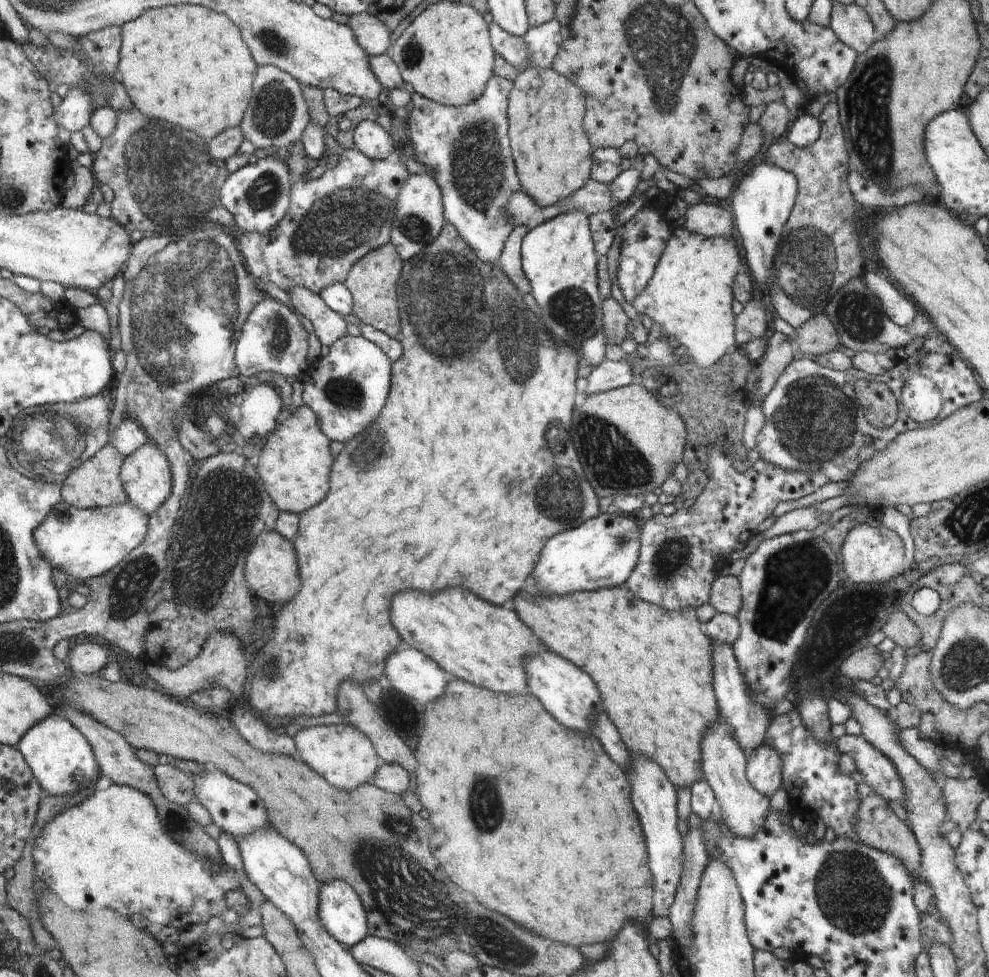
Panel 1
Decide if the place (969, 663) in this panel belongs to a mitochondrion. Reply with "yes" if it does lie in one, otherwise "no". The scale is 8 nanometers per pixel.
yes

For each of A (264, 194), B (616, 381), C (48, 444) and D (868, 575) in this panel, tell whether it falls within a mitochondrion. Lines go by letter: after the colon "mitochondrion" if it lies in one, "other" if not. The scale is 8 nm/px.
A: mitochondrion
B: other
C: mitochondrion
D: other

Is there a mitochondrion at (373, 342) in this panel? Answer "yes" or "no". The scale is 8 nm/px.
no

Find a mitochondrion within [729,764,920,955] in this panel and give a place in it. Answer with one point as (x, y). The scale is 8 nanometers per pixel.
(851, 892)

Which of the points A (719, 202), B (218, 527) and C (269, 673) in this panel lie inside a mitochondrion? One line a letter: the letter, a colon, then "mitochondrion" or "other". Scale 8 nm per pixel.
A: other
B: mitochondrion
C: mitochondrion

